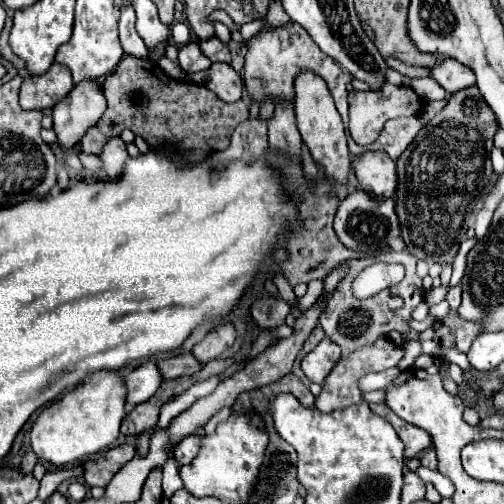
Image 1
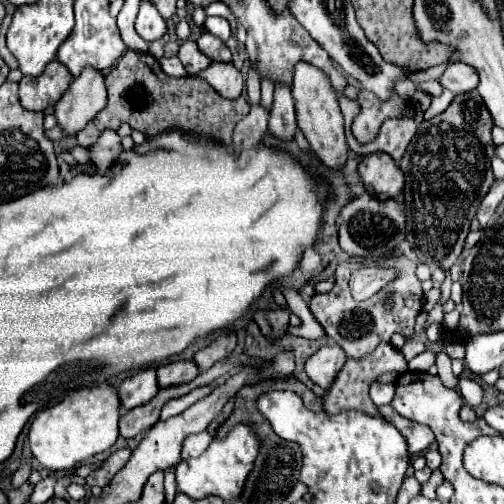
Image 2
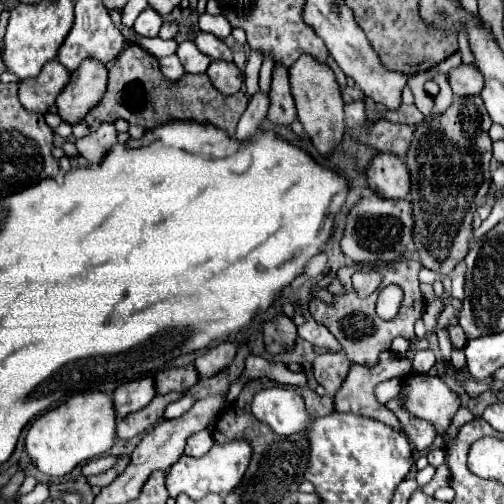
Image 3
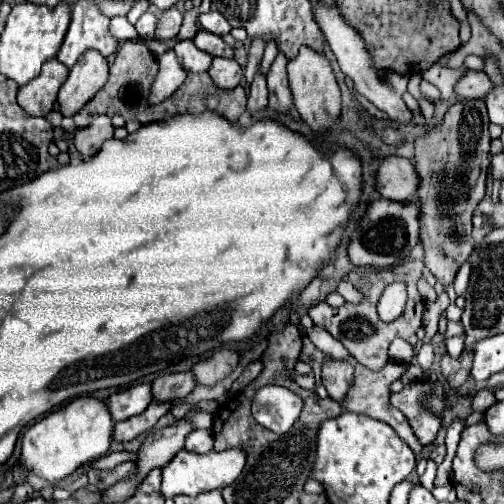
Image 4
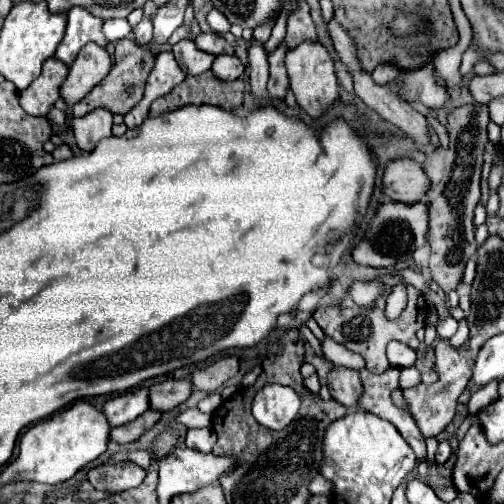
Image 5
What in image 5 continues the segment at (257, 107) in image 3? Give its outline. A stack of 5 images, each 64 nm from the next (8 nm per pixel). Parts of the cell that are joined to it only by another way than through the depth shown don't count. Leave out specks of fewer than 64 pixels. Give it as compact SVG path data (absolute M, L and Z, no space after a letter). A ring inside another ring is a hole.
M252 42L250 50L248 50L248 58L250 58L250 94L260 100L266 98L266 82L268 82L268 60L266 60L266 52L264 46L258 42Z

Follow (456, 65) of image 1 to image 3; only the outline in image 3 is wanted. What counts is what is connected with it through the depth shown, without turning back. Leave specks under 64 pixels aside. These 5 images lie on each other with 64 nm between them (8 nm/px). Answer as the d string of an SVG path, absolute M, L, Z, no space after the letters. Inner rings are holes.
M460 64L448 72L450 88L456 96L474 96L480 94L480 88L484 86L484 78L480 76L480 70L472 64Z

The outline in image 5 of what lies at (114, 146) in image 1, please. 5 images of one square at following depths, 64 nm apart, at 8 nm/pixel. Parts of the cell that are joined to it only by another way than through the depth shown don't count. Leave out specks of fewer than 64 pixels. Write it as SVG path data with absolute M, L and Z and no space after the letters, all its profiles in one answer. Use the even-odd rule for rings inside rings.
M94 110L84 118L72 120L76 144L82 152L92 152L102 138L112 136L112 114L108 110Z

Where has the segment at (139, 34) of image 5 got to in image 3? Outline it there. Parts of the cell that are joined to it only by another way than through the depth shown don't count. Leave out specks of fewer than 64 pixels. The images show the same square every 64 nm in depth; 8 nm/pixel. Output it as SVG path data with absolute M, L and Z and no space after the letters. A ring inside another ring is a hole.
M148 6L148 8L142 10L140 16L136 18L136 22L134 22L134 30L136 30L140 36L156 38L158 32L160 32L160 28L162 28L162 24L164 24L162 16L160 16L154 8Z

